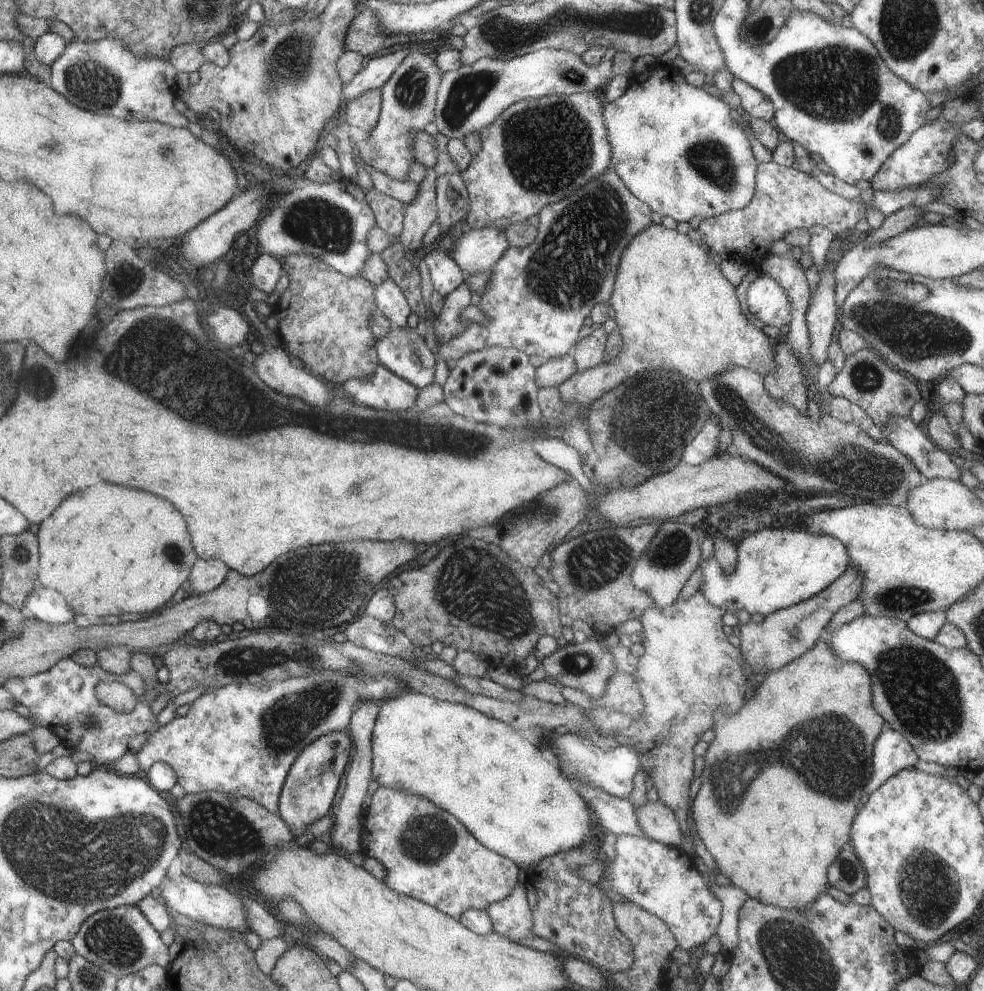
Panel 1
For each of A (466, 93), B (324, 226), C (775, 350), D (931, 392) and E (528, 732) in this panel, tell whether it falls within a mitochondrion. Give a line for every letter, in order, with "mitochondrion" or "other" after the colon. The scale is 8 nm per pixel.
A: mitochondrion
B: mitochondrion
C: other
D: other
E: other

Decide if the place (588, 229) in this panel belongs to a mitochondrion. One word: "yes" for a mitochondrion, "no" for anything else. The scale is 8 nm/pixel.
yes

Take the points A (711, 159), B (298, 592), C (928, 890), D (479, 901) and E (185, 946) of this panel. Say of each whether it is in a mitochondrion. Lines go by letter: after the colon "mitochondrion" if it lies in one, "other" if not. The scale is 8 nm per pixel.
A: mitochondrion
B: mitochondrion
C: mitochondrion
D: other
E: other

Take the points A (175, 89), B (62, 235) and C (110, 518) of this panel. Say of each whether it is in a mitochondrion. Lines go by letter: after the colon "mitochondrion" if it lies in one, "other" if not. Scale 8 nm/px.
A: other
B: other
C: other

